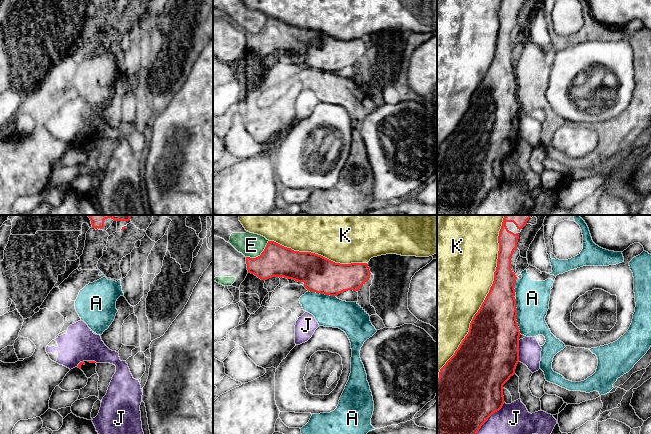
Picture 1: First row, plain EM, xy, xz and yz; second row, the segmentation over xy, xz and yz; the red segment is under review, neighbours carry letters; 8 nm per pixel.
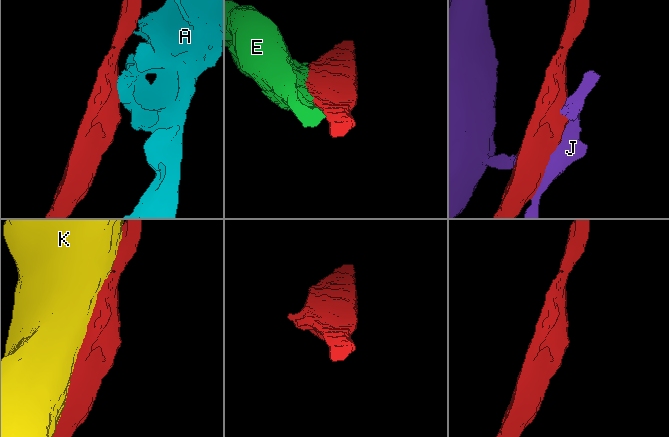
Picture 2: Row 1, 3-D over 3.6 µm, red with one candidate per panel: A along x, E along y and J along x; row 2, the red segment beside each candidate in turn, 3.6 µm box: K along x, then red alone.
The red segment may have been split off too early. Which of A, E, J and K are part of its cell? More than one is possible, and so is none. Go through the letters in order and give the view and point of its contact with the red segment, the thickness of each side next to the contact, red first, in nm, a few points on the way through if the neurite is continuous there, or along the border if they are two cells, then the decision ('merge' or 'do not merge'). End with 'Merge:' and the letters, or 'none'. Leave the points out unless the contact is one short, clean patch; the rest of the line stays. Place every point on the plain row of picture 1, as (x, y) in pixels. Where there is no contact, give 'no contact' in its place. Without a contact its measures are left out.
A: meets red in yz at (516, 91); 400 nm thick on the red side, 280 nm on the other; border along yz (514, 74), (516, 98), (521, 110); do not merge
E: meets red in xz at (261, 30); 260 nm thick on the red side, 190 nm on the other; do not merge
J: meets red in yz at (487, 195); 500 nm thick on the red side, 360 nm on the other; do not merge
K: meets red in yz at (483, 78); 400 nm thick on the red side, 500 nm on the other; do not merge
Merge: none

